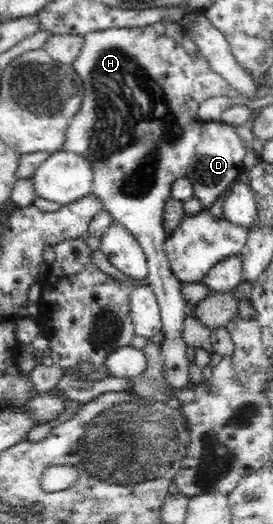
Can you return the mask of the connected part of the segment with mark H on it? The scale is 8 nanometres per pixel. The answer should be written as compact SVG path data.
M153 26L138 28L112 28L83 35L80 52L73 62L75 73L82 79L84 99L79 111L72 117L66 129L63 150L82 155L92 163L94 171L91 192L102 201L102 210L110 213L115 222L124 226L140 243L147 256L148 285L157 294L161 310L161 331L165 339L161 343L162 373L173 389L188 388L188 361L182 327L186 301L182 297L182 283L172 275L170 263L164 253L167 233L163 226L163 210L172 192L174 181L186 176L195 148L200 142L203 121L198 116L201 102L208 98L225 96L228 82L216 74L206 58L197 51L194 56L186 52L182 43L167 35L159 35Z

